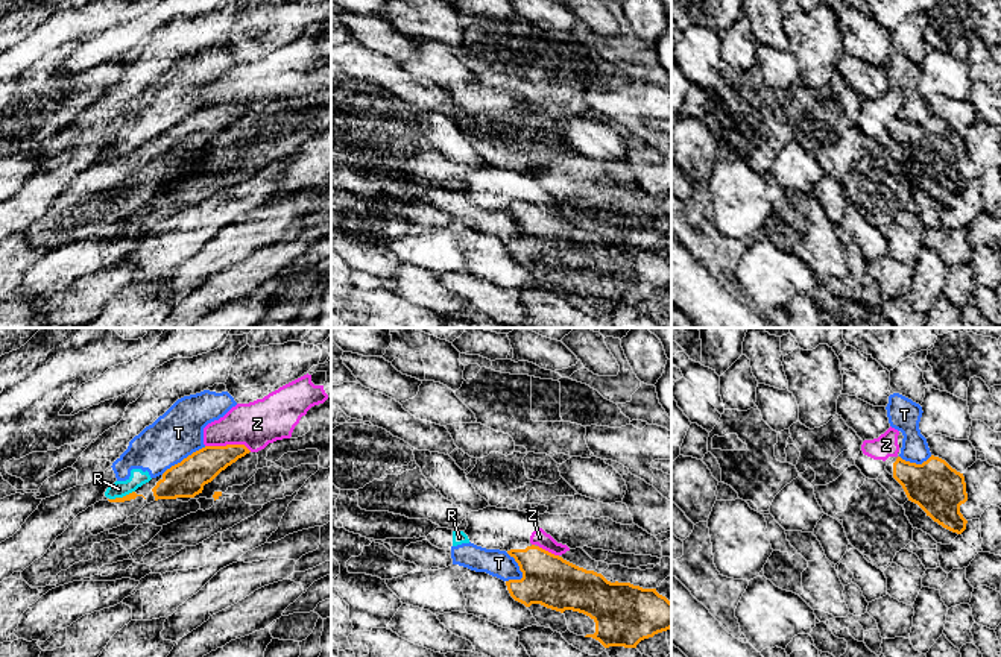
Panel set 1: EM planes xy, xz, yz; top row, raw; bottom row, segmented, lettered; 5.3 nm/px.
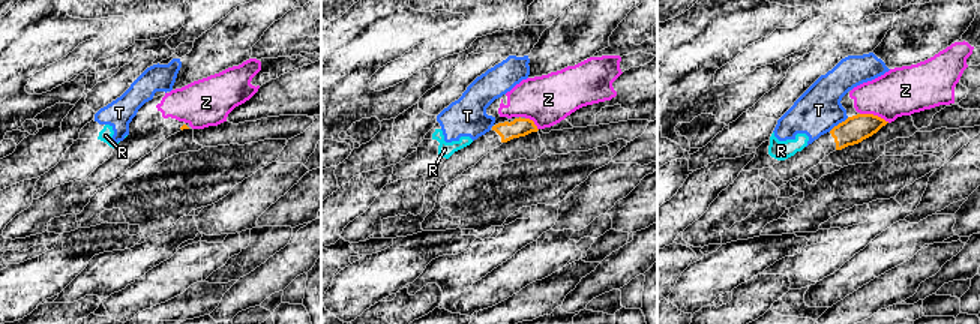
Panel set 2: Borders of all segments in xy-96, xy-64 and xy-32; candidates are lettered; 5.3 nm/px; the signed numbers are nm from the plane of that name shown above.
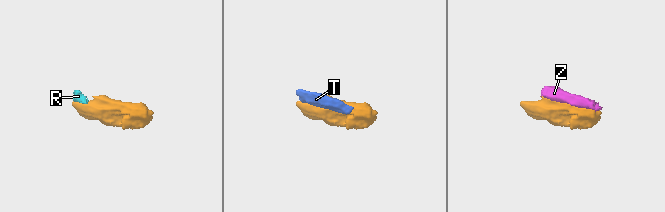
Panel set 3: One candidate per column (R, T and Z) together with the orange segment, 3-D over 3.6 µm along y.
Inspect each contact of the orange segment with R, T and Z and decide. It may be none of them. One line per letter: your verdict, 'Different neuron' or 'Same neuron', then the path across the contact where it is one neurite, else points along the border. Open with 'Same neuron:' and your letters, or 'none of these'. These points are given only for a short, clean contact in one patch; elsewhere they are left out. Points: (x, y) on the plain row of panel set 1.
Same neuron: none of these
R: Different neuron. Boundary: xy (134, 150), (110, 160)
T: Different neuron
Z: Different neuron

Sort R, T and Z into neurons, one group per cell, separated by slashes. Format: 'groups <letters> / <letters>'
groups R T / Z

